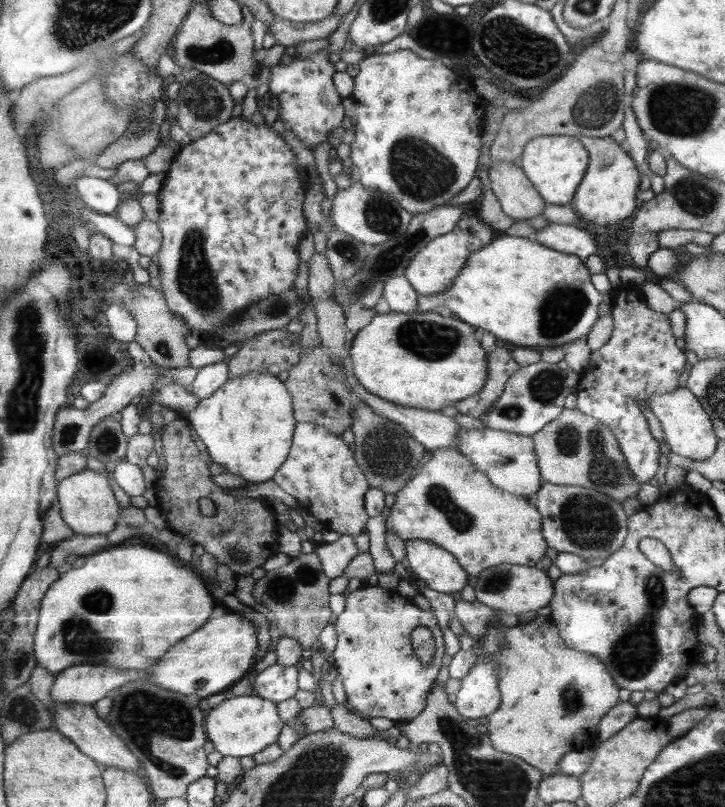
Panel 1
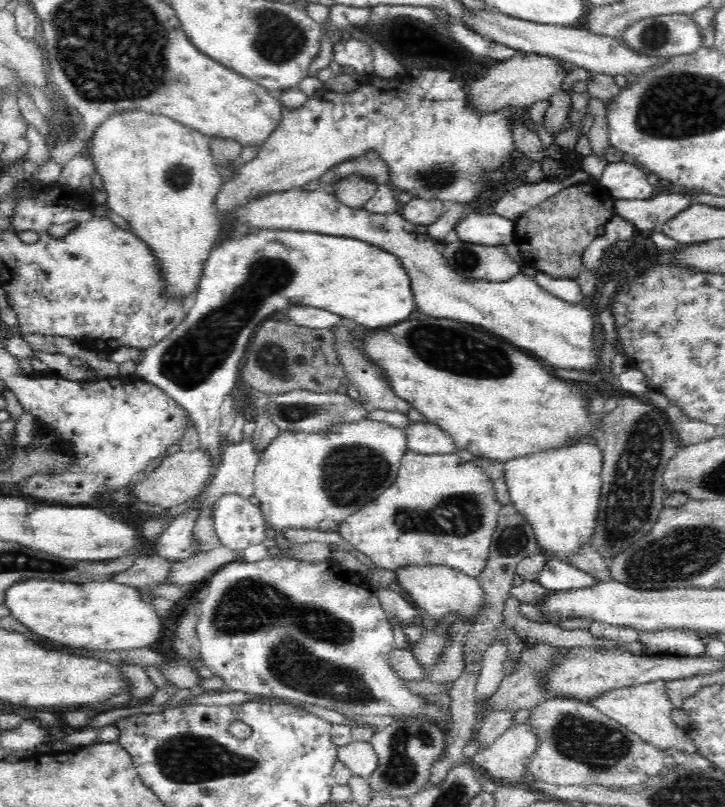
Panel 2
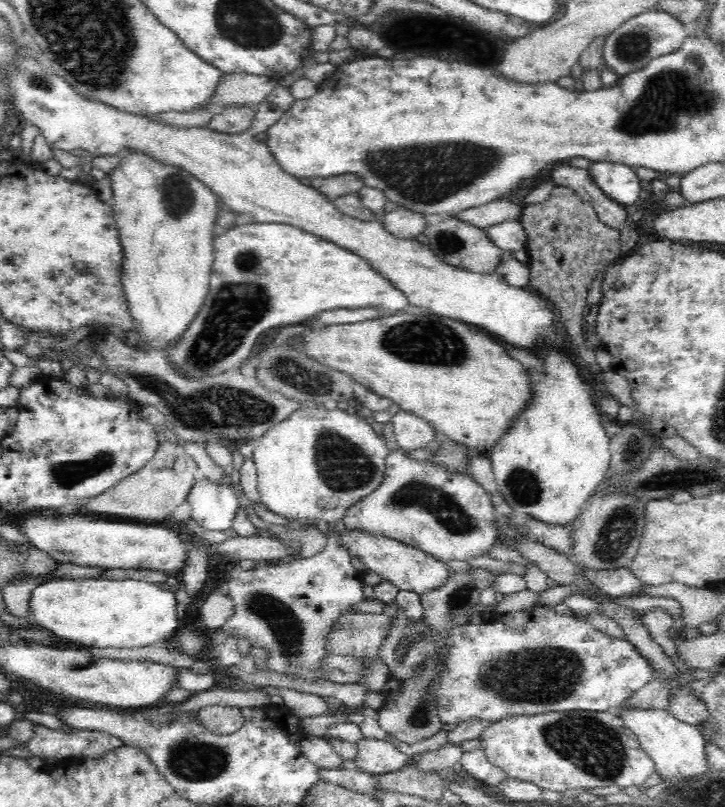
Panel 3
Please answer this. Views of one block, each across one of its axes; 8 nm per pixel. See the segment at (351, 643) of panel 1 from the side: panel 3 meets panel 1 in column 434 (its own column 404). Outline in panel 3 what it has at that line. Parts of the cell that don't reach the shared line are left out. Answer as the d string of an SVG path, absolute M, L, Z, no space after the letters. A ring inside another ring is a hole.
M532 606L526 610L516 610L514 612L504 614L493 614L486 622L474 625L471 623L464 624L464 626L458 626L458 628L452 628L448 630L446 634L437 634L435 630L429 630L430 626L427 626L425 622L412 622L408 620L403 612L399 612L396 615L396 624L388 630L388 638L384 640L384 646L382 650L378 652L378 657L386 663L390 670L390 678L401 678L403 684L408 682L409 678L415 675L415 668L425 665L427 658L430 655L441 656L443 660L443 670L440 674L441 686L439 687L438 696L438 715L440 721L443 724L462 724L464 720L490 720L493 723L500 722L504 718L512 718L514 716L536 716L538 714L544 714L544 712L568 712L574 710L582 710L588 712L605 712L612 710L614 707L620 707L631 695L634 695L638 690L641 690L648 682L651 682L654 675L654 669L650 665L650 661L646 657L642 656L642 653L634 646L634 643L628 641L628 639L619 639L616 637L608 636L599 630L596 630L585 617L578 617L577 615L570 613L558 614L553 609L544 609L542 606ZM423 632L423 638L414 639L416 633ZM404 640L411 640L408 651L403 654L401 659L398 659L398 646L404 642Z

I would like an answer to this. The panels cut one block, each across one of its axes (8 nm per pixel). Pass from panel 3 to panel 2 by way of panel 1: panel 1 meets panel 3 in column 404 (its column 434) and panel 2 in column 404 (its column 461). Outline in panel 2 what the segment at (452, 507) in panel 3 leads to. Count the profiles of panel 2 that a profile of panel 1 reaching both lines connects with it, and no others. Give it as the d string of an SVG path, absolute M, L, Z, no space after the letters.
M406 451L401 458L401 465L395 478L395 481L388 487L378 498L366 503L357 513L351 514L341 523L338 532L345 538L354 548L363 552L372 560L376 567L395 570L398 567L406 565L444 565L451 569L461 570L464 574L471 577L477 577L485 569L488 557L491 538L498 524L498 517L502 508L502 503L496 497L496 490L493 488L493 481L486 474L483 468L480 468L474 460L464 461L458 457L456 452L452 454L418 454Z

